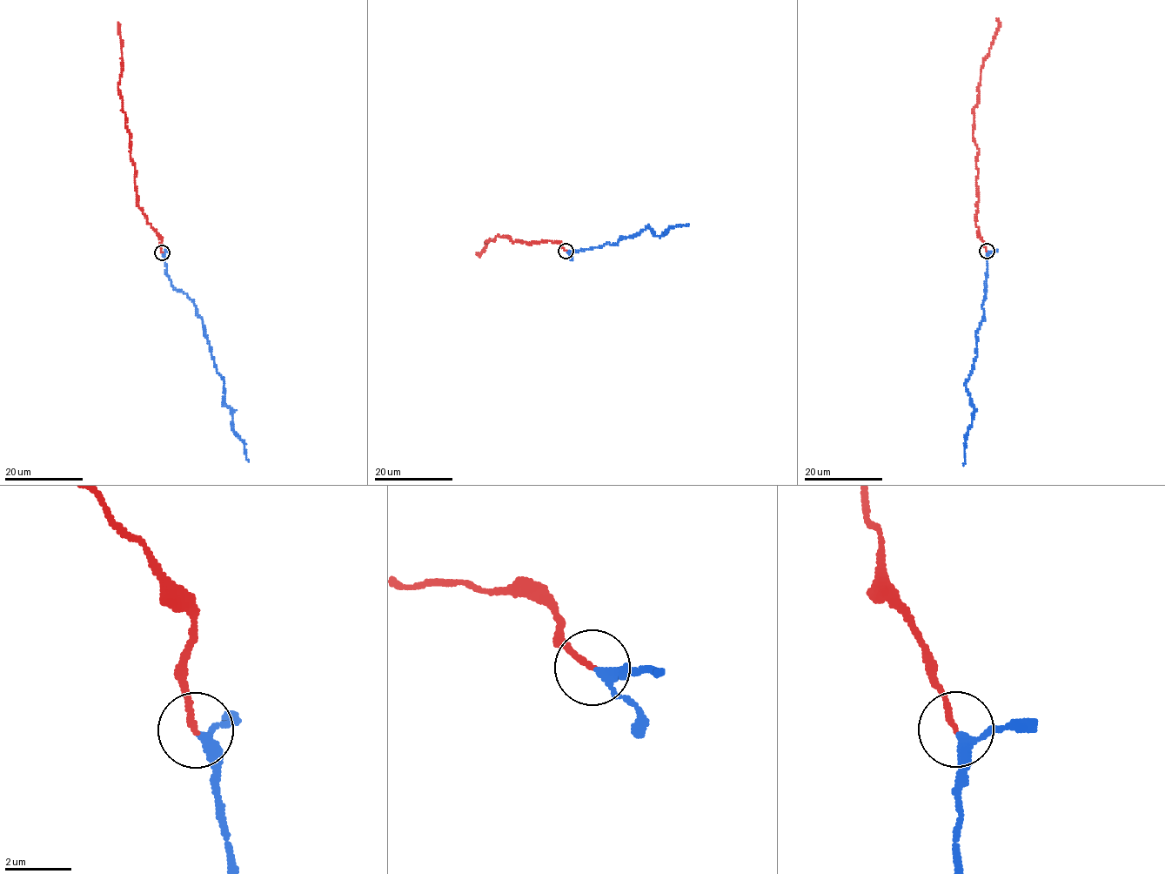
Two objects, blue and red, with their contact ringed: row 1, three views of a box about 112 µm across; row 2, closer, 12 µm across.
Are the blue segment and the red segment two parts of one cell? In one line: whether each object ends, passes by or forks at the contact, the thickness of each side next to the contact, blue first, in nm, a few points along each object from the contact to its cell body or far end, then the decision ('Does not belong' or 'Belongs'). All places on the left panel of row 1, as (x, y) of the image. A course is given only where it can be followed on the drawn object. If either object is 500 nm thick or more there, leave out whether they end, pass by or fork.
At the ring blue passes by. At the ring red ends. Thickness 240 nm (blue) against 170 nm. Course of blue: (162, 252), (170, 284), (193, 302), (201, 319), (224, 380), (233, 431), (244, 442), (248, 460). Course of red: (162, 252), (160, 236), (137, 205), (130, 132), (118, 83), (123, 63), (118, 23). Belongs

